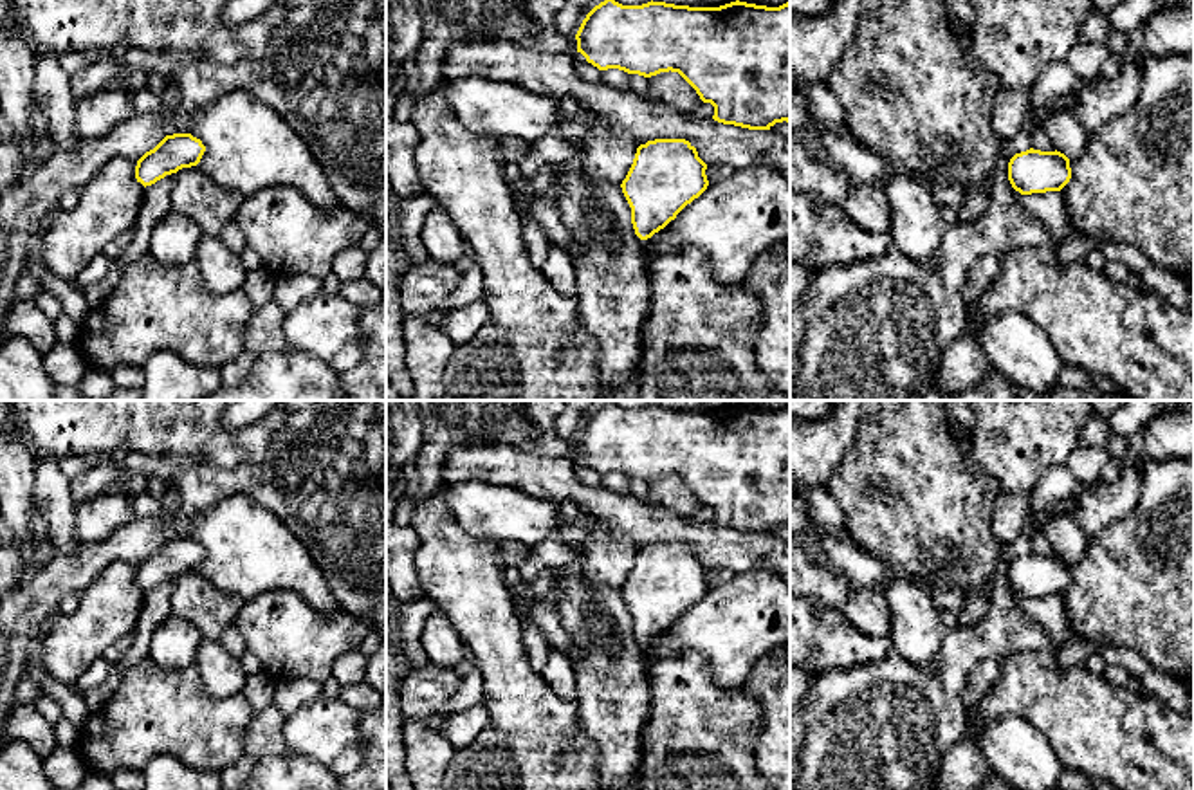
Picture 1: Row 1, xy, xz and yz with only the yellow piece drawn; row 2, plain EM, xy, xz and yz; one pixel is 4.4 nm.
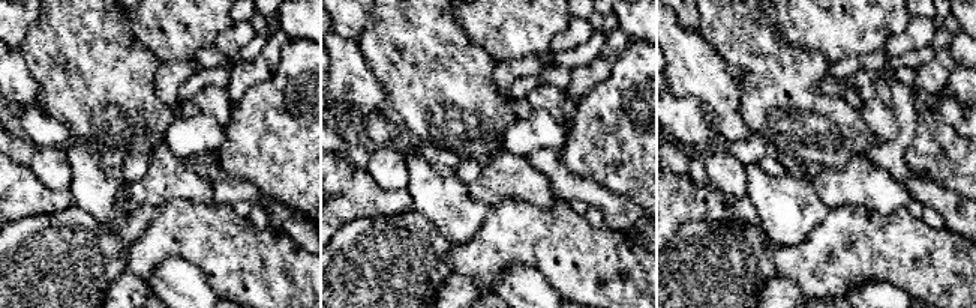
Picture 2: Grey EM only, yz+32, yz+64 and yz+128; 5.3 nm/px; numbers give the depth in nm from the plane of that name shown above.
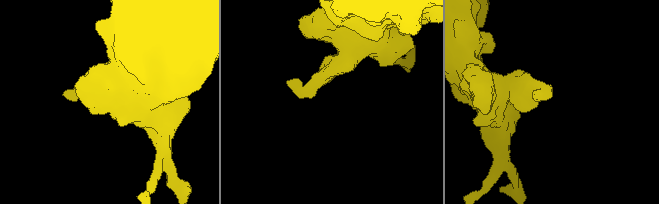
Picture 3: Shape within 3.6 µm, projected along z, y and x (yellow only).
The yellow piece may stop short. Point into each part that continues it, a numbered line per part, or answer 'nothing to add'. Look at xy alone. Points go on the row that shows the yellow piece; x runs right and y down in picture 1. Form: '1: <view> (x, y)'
nothing to add

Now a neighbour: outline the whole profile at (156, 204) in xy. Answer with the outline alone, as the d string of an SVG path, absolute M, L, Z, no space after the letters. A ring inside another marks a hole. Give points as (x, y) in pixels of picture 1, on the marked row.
M166 175L152 186L144 188L141 211L133 224L133 238L119 262L126 267L148 253L153 227L171 211L173 175Z

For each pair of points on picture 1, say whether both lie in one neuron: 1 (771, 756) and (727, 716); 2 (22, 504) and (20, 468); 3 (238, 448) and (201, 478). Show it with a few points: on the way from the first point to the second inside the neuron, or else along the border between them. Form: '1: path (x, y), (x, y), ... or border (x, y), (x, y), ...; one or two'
1: border (756, 700), (763, 711), (760, 771); two
2: path (20, 495), (20, 477); one
3: border (202, 460), (222, 468), (260, 464); two

